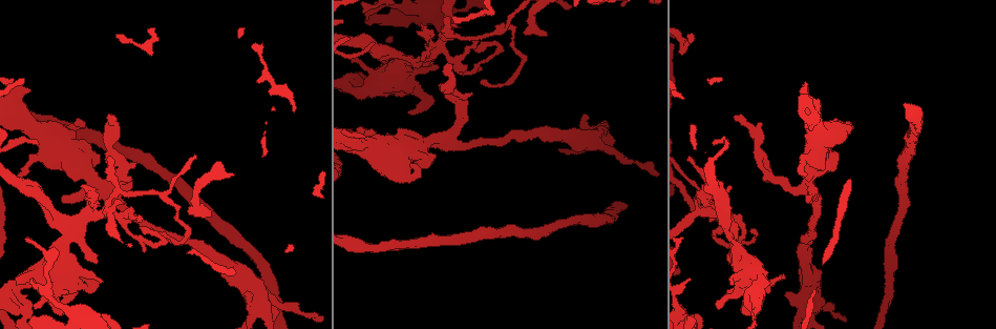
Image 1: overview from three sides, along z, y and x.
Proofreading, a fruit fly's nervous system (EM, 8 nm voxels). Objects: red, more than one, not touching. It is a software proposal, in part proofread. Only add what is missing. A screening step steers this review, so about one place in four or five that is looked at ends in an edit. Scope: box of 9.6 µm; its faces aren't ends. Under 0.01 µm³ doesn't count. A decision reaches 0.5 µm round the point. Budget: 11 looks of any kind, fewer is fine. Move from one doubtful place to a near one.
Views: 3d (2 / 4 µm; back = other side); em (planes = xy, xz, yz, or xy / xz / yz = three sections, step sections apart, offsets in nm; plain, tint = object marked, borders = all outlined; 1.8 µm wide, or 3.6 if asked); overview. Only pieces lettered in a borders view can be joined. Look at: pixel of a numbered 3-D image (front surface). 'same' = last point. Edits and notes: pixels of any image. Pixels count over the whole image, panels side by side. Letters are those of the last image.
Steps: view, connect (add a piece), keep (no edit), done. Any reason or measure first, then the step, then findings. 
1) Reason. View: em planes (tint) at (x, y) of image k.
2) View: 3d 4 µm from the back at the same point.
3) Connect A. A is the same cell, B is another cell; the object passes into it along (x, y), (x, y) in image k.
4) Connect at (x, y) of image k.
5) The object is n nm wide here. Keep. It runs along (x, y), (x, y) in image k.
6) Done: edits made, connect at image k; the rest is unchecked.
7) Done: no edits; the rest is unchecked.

Long arm stops here. View: em 3.6 µm xz step 4 (borders) at (211, 216) of image 1.

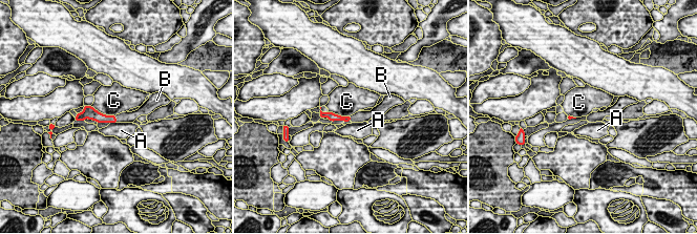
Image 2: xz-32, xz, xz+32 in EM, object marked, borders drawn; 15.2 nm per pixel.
The longest contact is with C, 420 nm. Connect B. B is the same cell, A and C are other cells; it goes on there.

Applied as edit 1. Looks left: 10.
View: overview.

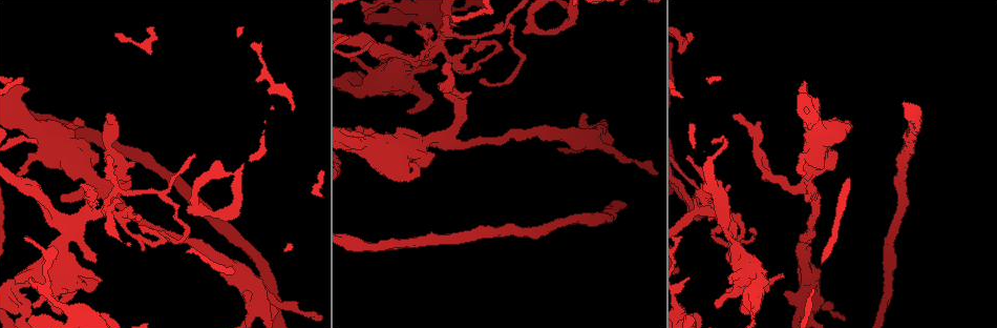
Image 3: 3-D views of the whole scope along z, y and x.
Free end. View: em xz step 8 (borders) at (734, 117) of image 3.

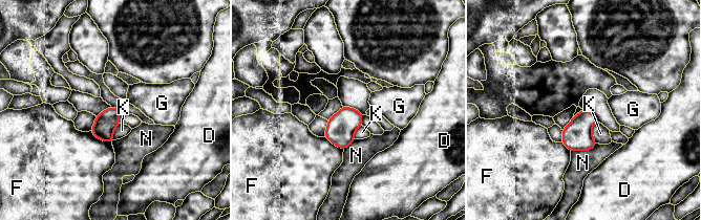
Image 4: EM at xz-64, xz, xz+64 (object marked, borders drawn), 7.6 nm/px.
Cut it another way. View: em planes (borders) at the same point.

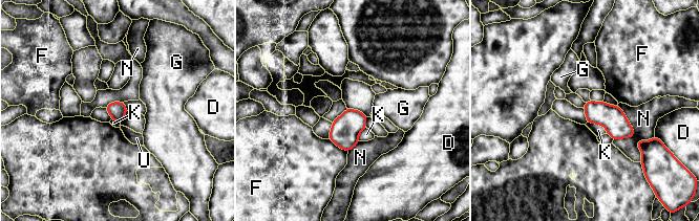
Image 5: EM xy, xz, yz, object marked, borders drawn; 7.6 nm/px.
Keep. D, F, G, K, N and U are other cells; a border runs along (587, 122), (600, 124), (607, 132) in image 5; none of them fits.

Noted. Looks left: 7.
A fork. View: 3d 4 µm at (714, 214) of image 3.

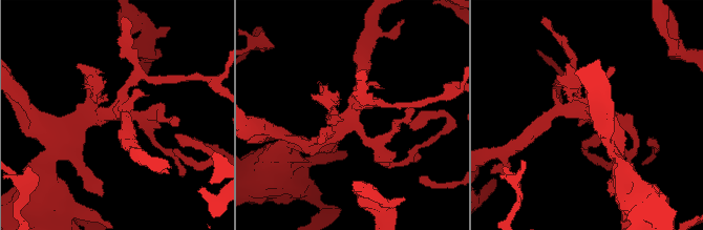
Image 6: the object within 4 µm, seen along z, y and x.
View: em 3.6 µm planes (borders) at (113, 115) of image 6.

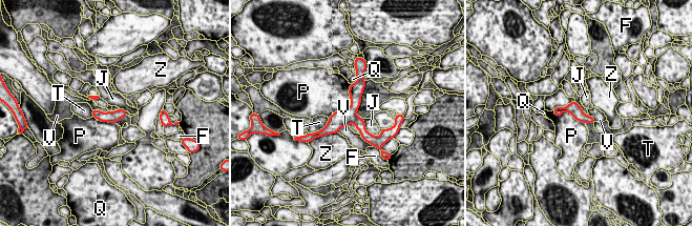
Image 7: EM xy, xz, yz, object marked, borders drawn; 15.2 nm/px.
Keep. F, J, P, Q, T, V and Z are other cells; no lettered piece goes on from it.

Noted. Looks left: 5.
Sudden change in width. View: 3d 4 µm at (749, 281) of image 3.

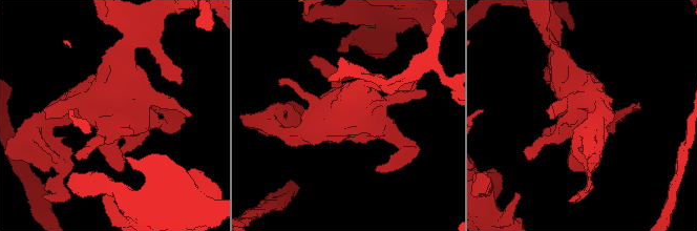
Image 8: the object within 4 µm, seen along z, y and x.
Shape alone is not enough. View: em 3.6 µm yz step 8 (tint) at (113, 109) of image 8.

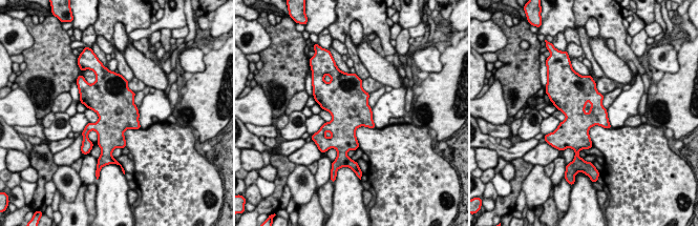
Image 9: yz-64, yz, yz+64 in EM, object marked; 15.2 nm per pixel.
View: em 3.6 µm planes (borders) at the same point.

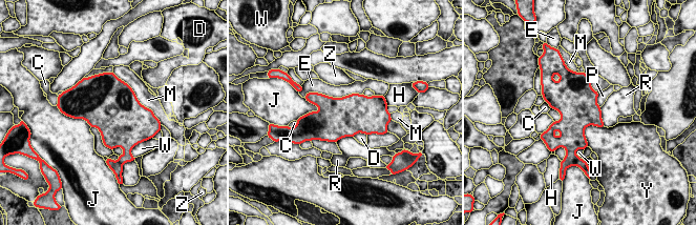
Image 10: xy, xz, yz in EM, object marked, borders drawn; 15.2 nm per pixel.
Keep. C, D, E, H, J, M, P, R, W, Y and Z are other cells; a border runs along (604, 126), (585, 128), (587, 146) in image 10; no lettered piece goes on from it.

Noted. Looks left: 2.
Sudden change in width. View: 3d 2 µm at (588, 133) of image 3.

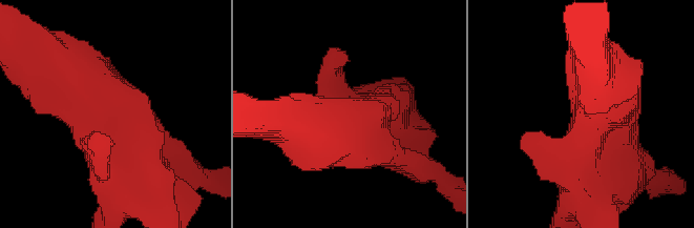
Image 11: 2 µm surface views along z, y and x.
View: em planes (borders) at (586, 134) of image 11.

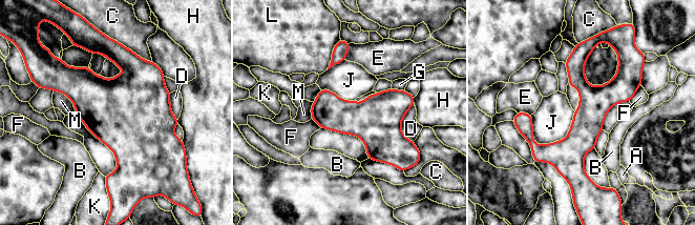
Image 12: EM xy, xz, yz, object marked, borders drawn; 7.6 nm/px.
The longest contact is with J, 400 nm. Keep. A, B, C, D, E, F, G, H, J, K, L and M are other cells; it runs along (580, 48), (583, 175) in image 12; none of them fits.

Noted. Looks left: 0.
Done: edits made, connect at image 2; the rest is unchecked.

